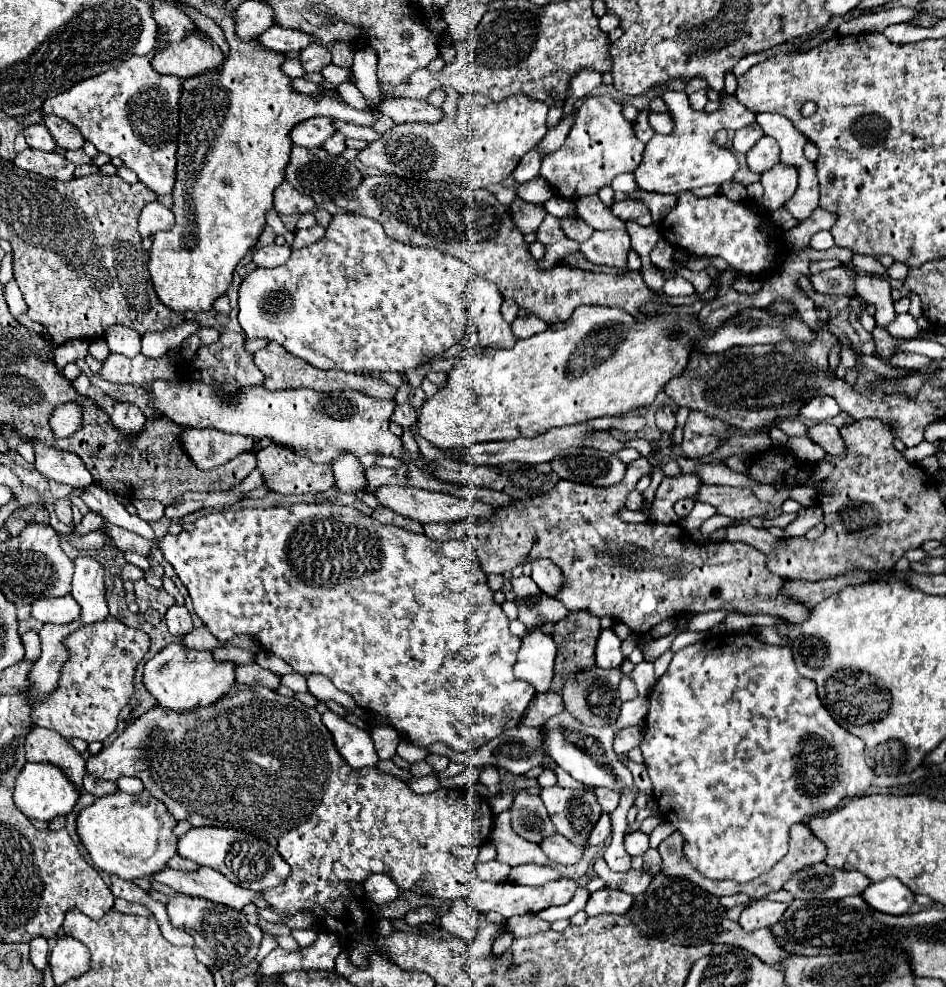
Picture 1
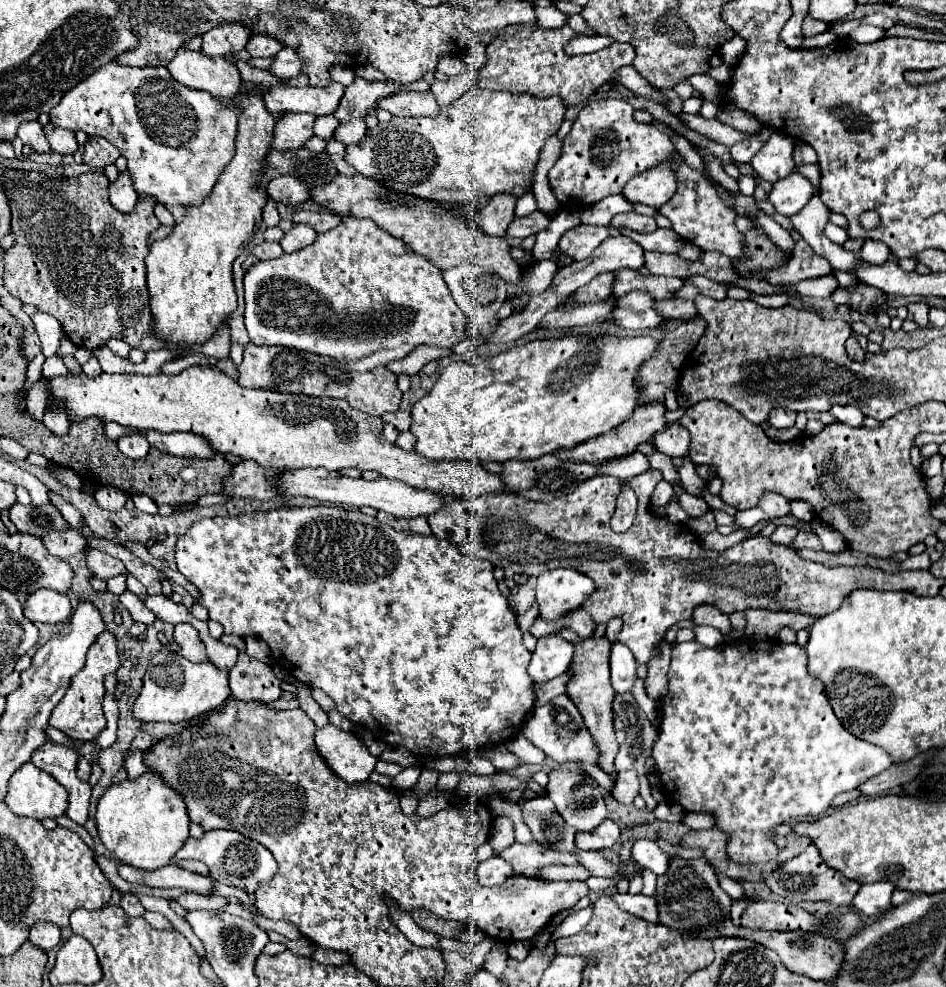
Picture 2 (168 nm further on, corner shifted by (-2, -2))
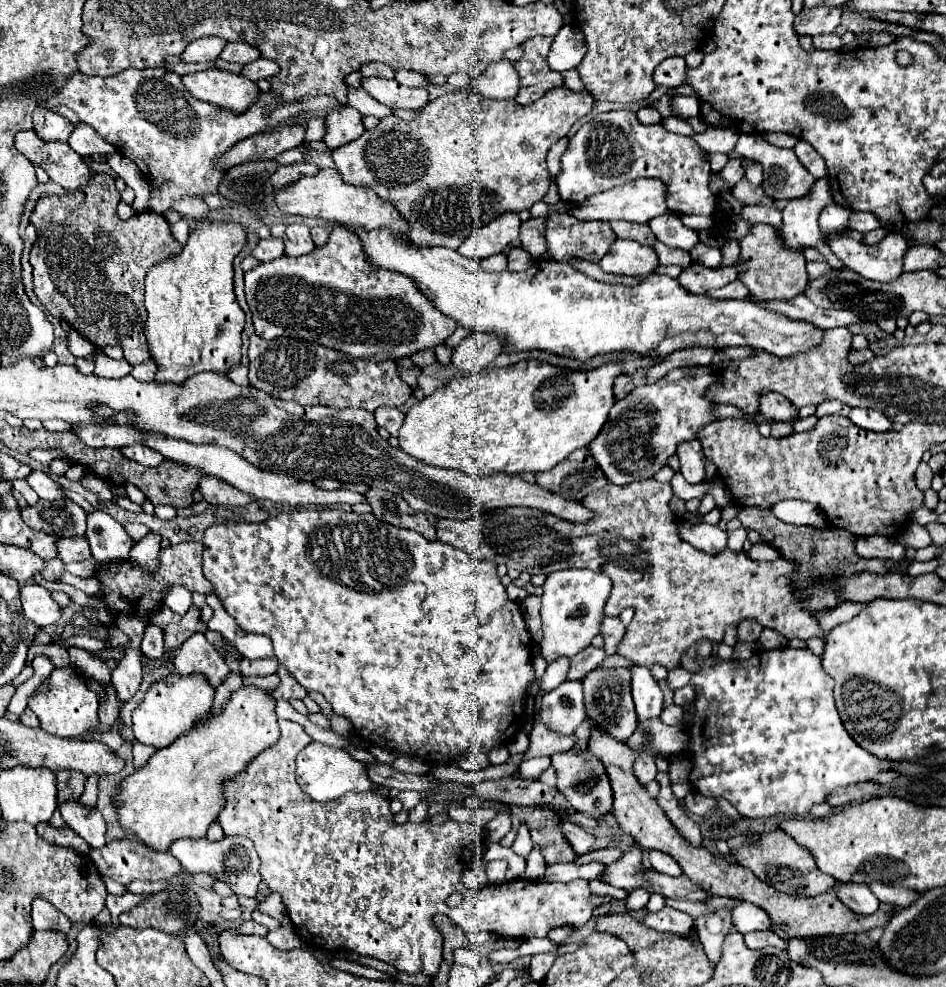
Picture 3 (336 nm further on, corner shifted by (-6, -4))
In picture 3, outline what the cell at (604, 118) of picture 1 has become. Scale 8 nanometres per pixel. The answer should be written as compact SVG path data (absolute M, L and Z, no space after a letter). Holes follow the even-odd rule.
M616 110L616 112L604 112L594 116L590 122L586 122L568 142L566 152L562 154L562 168L556 176L558 192L562 194L564 202L570 204L582 204L594 194L600 194L604 190L610 190L614 186L620 186L628 180L636 180L638 176L644 178L658 178L668 184L668 210L676 214L696 214L696 216L708 216L714 222L722 220L722 214L726 214L716 194L710 190L710 162L704 158L704 150L688 136L680 136L674 132L668 132L662 124L642 124L632 110Z

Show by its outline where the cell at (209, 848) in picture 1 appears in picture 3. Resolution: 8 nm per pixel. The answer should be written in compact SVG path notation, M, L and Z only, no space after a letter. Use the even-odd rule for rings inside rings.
M224 836L218 842L210 842L206 838L202 840L180 840L174 842L170 846L170 852L178 858L178 862L182 864L182 868L188 874L196 874L196 872L206 872L222 882L226 882L234 894L244 894L254 898L258 892L258 884L260 884L260 874L258 874L258 866L260 866L260 858L258 852L252 844L252 840L244 838L244 836Z

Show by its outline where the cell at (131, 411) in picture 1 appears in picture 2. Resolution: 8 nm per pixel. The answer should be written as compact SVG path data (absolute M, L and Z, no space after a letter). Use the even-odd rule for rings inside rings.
M134 434L134 436L120 438L118 440L118 450L128 458L144 458L144 456L148 456L150 444L148 444L148 440L144 436Z

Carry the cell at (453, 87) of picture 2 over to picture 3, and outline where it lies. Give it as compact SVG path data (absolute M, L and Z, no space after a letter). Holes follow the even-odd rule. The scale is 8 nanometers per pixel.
M500 60L484 72L482 78L476 78L476 88L484 98L514 98L518 92L518 74L508 60Z

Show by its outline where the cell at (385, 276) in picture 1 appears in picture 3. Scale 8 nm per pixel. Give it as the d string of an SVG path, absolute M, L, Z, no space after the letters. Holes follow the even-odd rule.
M336 226L330 232L328 242L324 246L316 246L306 256L282 256L268 264L258 264L256 268L244 274L244 286L254 328L260 338L274 340L280 336L288 336L318 342L326 348L346 352L354 358L366 358L374 364L386 360L402 360L406 356L412 356L414 352L436 348L444 344L458 328L458 324L452 322L452 318L436 310L432 300L428 300L428 296L424 296L424 292L418 290L412 278L394 270L372 266L364 252L364 244L348 226ZM324 288L330 290L330 300L326 304L320 296L320 290Z

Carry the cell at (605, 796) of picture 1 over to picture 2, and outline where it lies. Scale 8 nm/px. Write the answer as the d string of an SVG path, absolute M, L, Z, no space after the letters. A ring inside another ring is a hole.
M626 770L626 772L618 772L616 778L616 788L614 788L614 800L620 804L632 804L632 800L638 796L640 790L640 780L638 774L634 770Z

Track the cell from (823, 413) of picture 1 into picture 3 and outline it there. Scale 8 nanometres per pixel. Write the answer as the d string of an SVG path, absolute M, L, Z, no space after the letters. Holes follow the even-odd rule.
M852 408L848 420L870 432L886 432L892 428L892 422L884 414L870 408Z

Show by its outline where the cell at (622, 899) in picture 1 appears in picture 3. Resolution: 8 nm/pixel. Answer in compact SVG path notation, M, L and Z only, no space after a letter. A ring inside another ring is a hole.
M664 906L660 912L646 912L644 926L654 928L658 932L672 932L672 934L688 934L692 930L692 916L678 912L670 906Z

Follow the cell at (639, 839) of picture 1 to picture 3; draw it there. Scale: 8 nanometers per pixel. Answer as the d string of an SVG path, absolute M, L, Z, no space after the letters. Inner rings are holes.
M652 850L650 852L650 864L652 864L654 870L664 872L664 874L672 874L672 876L680 876L682 874L678 862L674 858L670 858L668 854L660 852L660 850Z

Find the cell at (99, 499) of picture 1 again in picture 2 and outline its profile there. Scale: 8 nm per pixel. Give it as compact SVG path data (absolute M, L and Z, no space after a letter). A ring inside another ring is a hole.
M316 506L316 508L280 508L280 510L270 510L270 512L252 512L252 514L242 514L242 516L234 516L234 518L202 518L200 522L192 524L190 530L178 538L176 542L176 562L178 562L178 570L198 586L198 590L202 592L202 598L198 600L202 606L208 608L210 612L210 620L216 620L224 626L226 634L236 634L236 636L260 636L272 652L272 658L298 682L310 686L310 688L320 688L324 690L332 700L334 706L340 714L344 714L346 718L350 718L354 724L370 730L374 736L378 736L382 742L390 744L390 746L402 746L406 750L410 750L412 754L416 754L418 758L438 758L438 756L456 756L460 752L466 750L476 750L482 748L486 744L500 744L500 740L508 740L512 734L516 736L524 724L524 718L528 716L528 712L534 706L534 682L530 680L526 668L528 668L528 660L530 660L530 652L524 648L522 644L522 632L516 624L516 614L512 612L512 608L508 606L508 600L500 594L496 578L494 578L494 566L488 560L478 560L478 558L468 558L464 556L454 544L448 544L444 540L438 540L434 536L420 536L420 534L412 534L412 532L396 532L390 526L384 526L382 522L378 522L372 516L362 514L360 510L344 510L344 508L336 508L336 506Z

